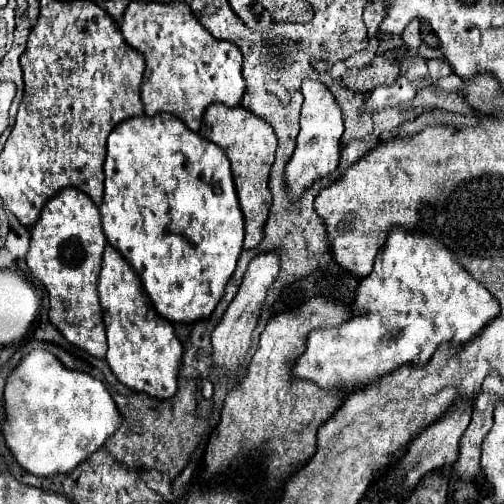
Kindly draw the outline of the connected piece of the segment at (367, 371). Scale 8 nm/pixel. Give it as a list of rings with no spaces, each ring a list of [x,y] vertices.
[[[402,227],[390,231],[384,247],[376,257],[372,273],[360,281],[352,307],[364,313],[338,327],[316,329],[310,333],[306,351],[296,361],[292,371],[296,377],[310,379],[322,389],[358,389],[374,383],[386,373],[392,373],[404,363],[426,365],[440,343],[462,345],[470,341],[470,337],[478,335],[488,321],[498,317],[498,301],[460,265],[446,245],[428,235],[406,231]]]

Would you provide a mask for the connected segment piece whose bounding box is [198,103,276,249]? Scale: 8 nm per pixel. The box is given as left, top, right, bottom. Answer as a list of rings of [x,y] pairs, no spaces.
[[[222,103],[212,105],[204,113],[202,127],[198,131],[204,139],[216,143],[222,147],[226,157],[232,165],[234,185],[240,201],[240,209],[244,213],[246,221],[246,237],[244,237],[244,249],[254,249],[260,245],[264,237],[264,225],[270,213],[272,195],[268,191],[268,175],[276,153],[276,135],[274,129],[260,117],[256,117],[252,111],[244,107],[226,107]]]

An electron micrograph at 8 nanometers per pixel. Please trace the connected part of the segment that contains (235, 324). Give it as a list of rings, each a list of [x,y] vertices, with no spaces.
[[[276,253],[258,255],[250,263],[250,267],[246,271],[246,277],[244,277],[244,281],[242,281],[242,285],[238,289],[236,299],[230,303],[230,307],[226,309],[222,321],[218,323],[218,327],[212,333],[212,347],[214,347],[214,363],[216,363],[216,367],[226,369],[226,371],[236,371],[238,367],[244,365],[244,357],[246,357],[246,353],[250,349],[250,337],[252,337],[254,325],[258,321],[260,307],[262,307],[264,297],[266,297],[266,289],[276,279],[278,265],[280,265],[280,261],[278,261]]]

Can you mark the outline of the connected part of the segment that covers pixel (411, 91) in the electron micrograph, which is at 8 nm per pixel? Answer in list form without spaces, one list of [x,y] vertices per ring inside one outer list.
[[[398,77],[394,85],[384,85],[384,87],[376,87],[374,91],[370,91],[366,99],[366,109],[372,113],[376,109],[408,103],[416,95],[416,91],[418,91],[418,85],[414,81],[406,77]]]

